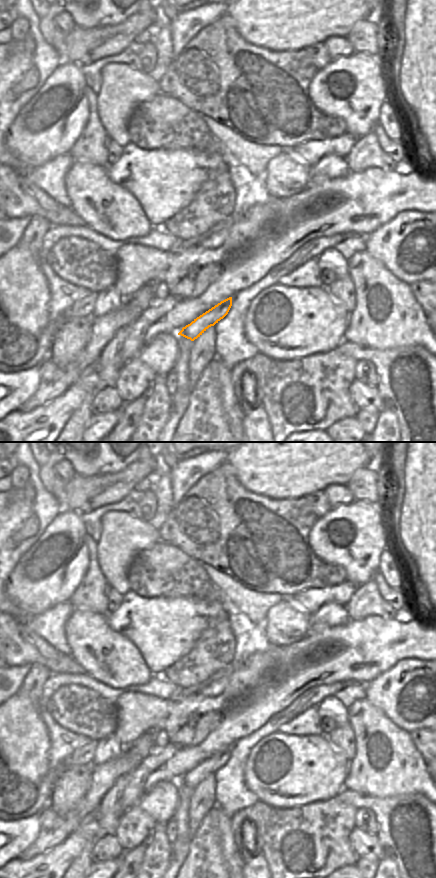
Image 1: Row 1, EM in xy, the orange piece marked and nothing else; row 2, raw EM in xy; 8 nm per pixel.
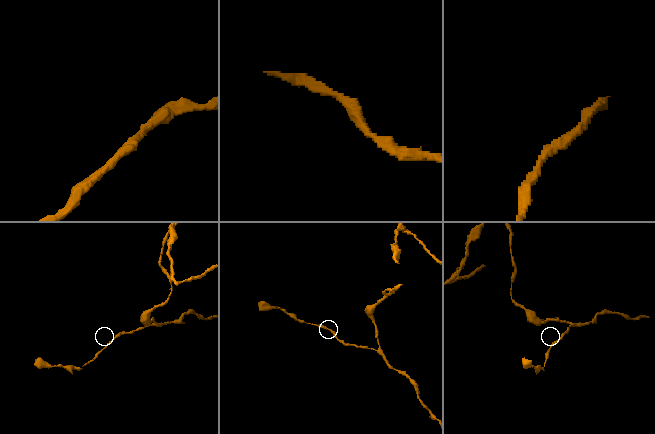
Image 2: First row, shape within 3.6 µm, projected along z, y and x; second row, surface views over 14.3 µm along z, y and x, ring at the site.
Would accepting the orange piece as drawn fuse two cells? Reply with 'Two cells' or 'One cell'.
Two cells

